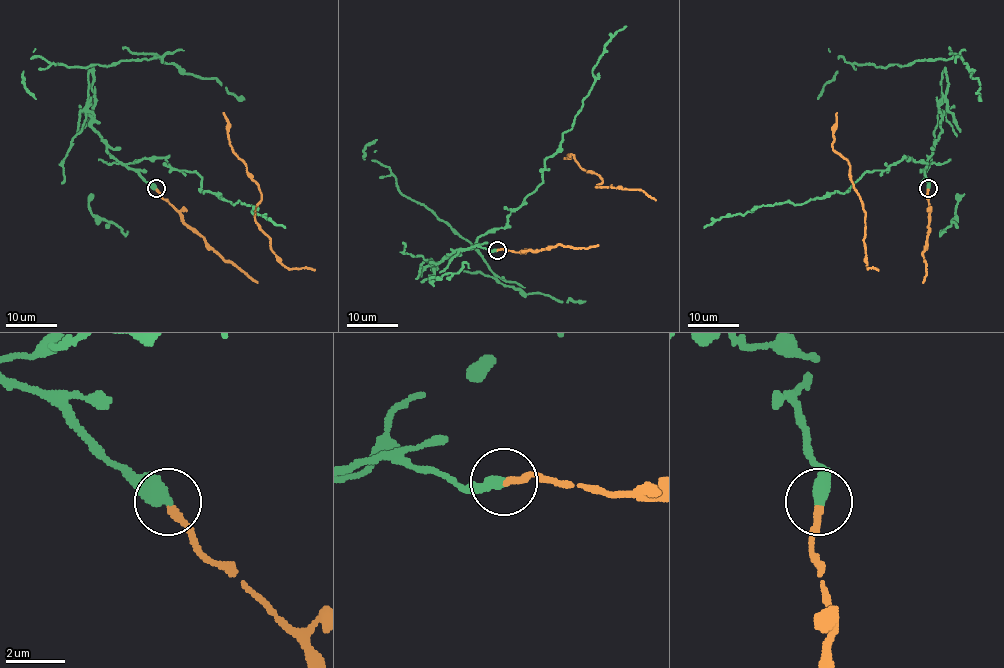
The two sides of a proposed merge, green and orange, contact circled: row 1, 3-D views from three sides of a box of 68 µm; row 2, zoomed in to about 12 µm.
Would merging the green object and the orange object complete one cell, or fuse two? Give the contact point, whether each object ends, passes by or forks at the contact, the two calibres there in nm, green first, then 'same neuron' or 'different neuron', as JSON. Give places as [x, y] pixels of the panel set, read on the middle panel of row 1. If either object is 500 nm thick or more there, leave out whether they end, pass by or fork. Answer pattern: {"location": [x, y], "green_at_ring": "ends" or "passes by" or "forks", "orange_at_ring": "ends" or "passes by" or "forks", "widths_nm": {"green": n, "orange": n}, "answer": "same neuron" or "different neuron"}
{"location": [497, 250], "green_at_ring": "ends", "orange_at_ring": "ends", "widths_nm": {"green": 480, "orange": 240}, "answer": "different neuron"}

